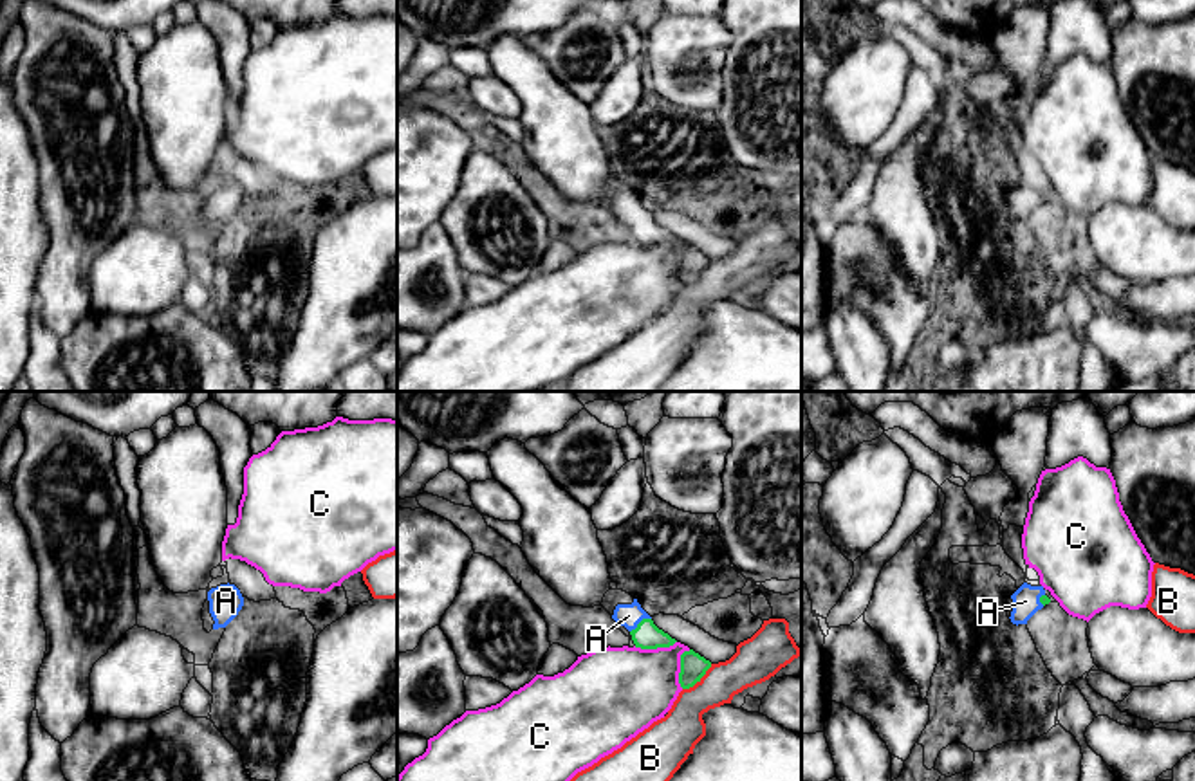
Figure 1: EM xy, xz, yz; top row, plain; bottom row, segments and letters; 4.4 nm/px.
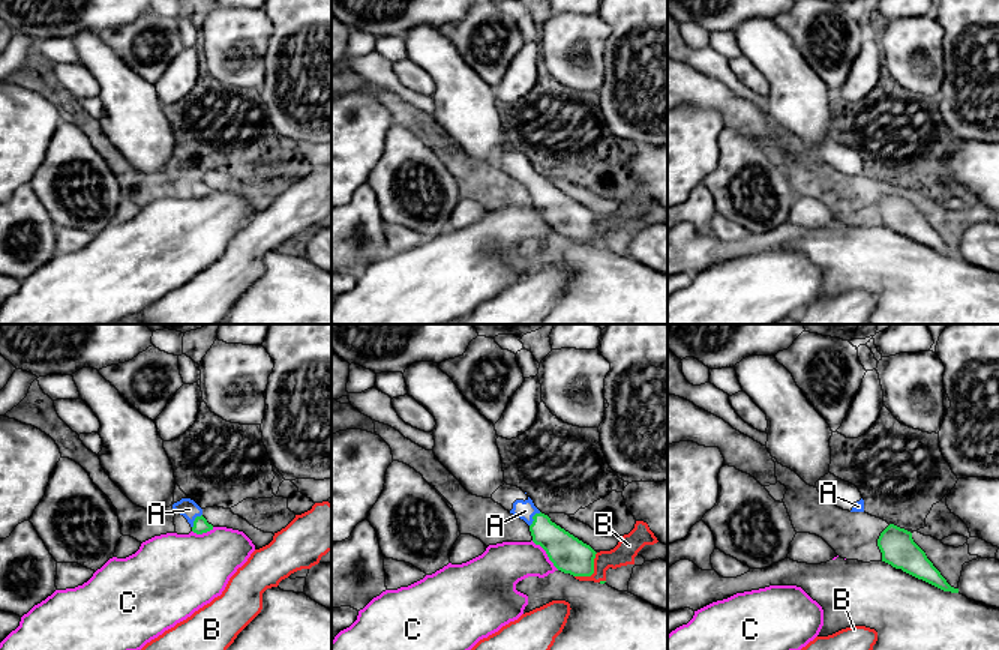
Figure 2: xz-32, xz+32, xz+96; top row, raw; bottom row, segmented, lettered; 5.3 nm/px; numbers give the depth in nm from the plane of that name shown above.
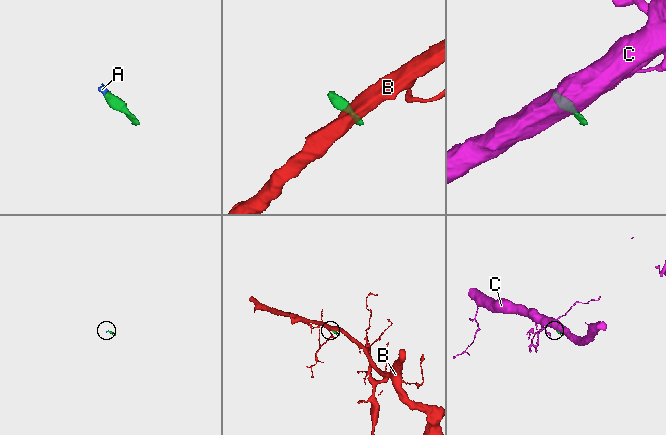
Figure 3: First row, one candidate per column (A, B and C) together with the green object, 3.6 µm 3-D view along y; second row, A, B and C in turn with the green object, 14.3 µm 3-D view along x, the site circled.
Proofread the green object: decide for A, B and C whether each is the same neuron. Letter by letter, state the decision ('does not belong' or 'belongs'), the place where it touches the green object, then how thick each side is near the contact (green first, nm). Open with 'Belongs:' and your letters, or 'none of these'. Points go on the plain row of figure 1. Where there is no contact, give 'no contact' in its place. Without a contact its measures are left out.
Belongs: A
A: belongs; meets green in xz at (639, 219); 120 nm thick on the green side, 110 nm on the other
B: does not belong; meets green in xz at (697, 276); 120 nm thick on the green side, 190 nm on the other
C: does not belong; meets green in xz at (681, 264); 120 nm thick on the green side, 360 nm on the other

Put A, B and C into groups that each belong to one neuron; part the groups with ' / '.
A / B / C

